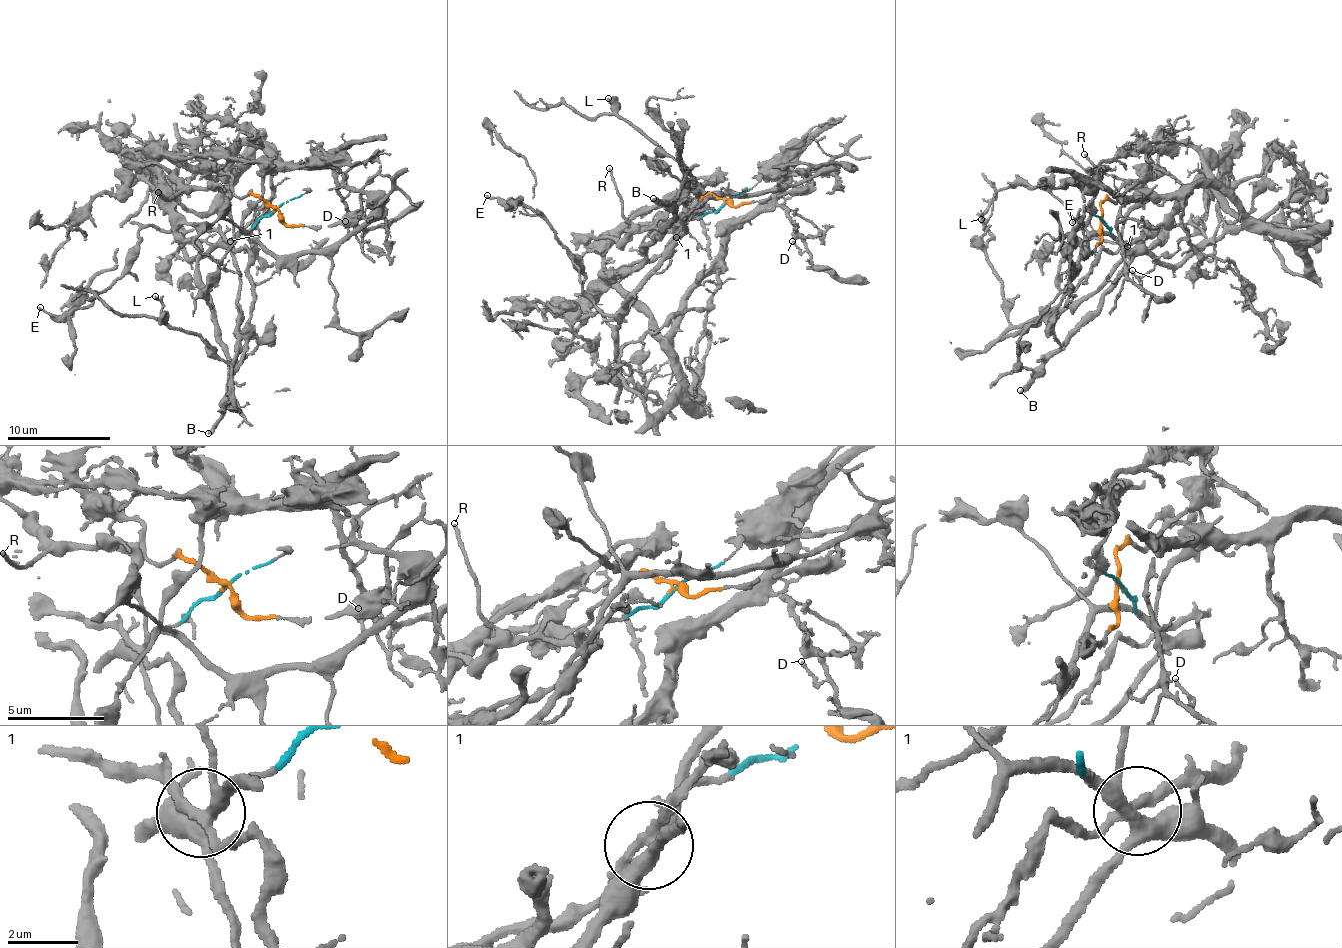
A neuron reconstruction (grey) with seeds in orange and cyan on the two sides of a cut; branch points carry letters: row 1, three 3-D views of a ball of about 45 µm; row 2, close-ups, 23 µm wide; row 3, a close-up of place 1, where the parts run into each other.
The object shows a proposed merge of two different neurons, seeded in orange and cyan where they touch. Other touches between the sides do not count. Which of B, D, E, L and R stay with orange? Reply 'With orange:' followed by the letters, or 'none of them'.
With orange: B, D

